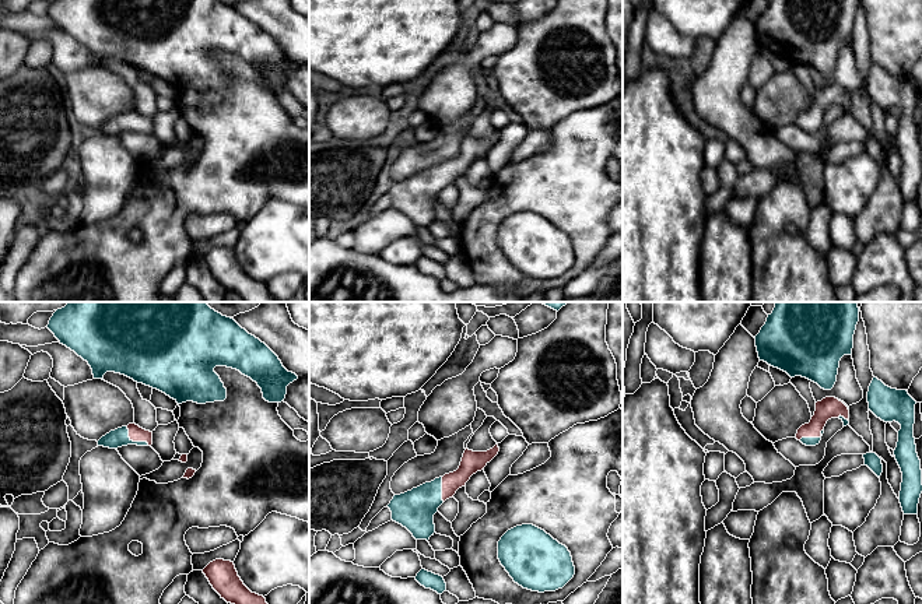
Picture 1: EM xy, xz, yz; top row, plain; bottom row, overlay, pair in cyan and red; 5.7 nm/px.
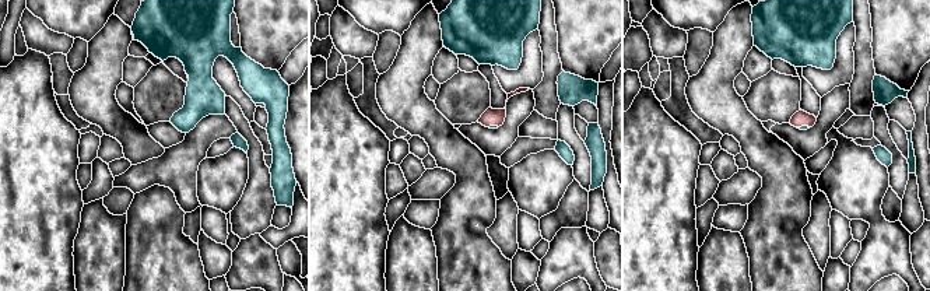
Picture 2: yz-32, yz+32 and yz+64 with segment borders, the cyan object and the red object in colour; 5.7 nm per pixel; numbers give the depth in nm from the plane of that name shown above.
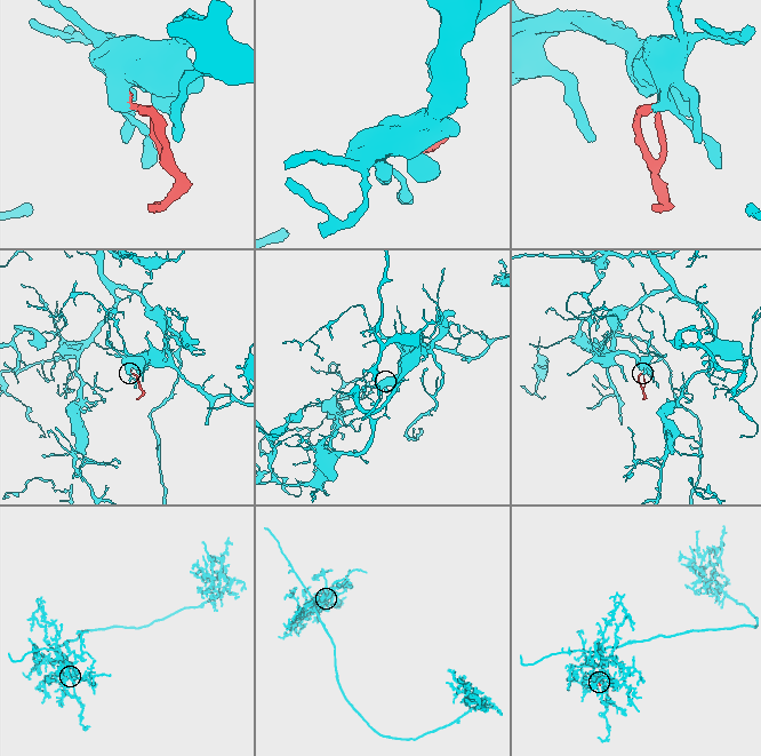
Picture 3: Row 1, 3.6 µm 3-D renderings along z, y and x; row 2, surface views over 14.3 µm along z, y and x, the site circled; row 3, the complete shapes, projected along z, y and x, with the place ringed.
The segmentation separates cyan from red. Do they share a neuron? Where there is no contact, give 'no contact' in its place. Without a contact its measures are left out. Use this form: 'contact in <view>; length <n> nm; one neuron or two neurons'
contact in xy; length 170 nm; one neuron

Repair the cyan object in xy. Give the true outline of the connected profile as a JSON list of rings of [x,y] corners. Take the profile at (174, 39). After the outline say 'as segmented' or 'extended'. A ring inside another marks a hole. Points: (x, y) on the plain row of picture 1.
[[[53,0],[48,15],[60,31],[88,49],[94,66],[104,67],[106,59],[120,60],[165,80],[178,91],[224,88],[227,76],[214,59],[215,53],[232,55],[250,64],[269,89],[284,88],[287,73],[298,66],[295,60],[283,53],[278,43],[264,29],[221,0]]] | as segmented

